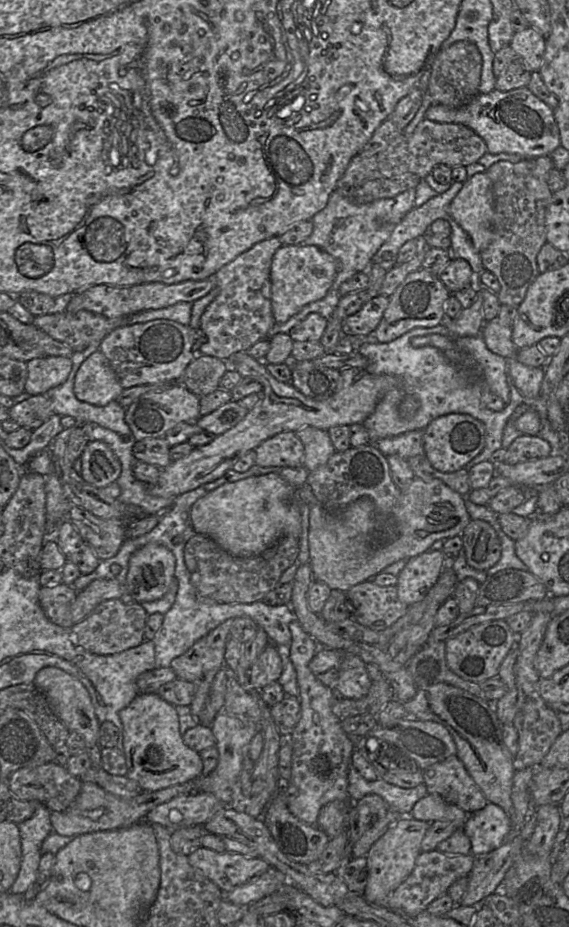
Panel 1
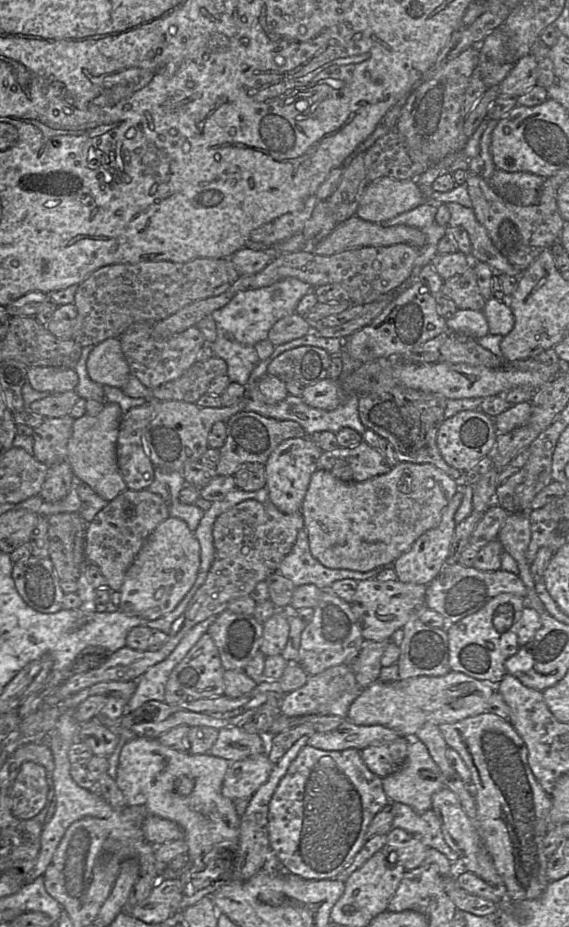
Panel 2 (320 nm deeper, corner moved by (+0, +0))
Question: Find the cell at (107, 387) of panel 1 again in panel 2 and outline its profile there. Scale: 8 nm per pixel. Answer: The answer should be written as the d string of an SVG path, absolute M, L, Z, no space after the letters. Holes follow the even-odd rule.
M108 338L94 345L87 360L87 371L94 382L122 389L131 372L120 339Z

